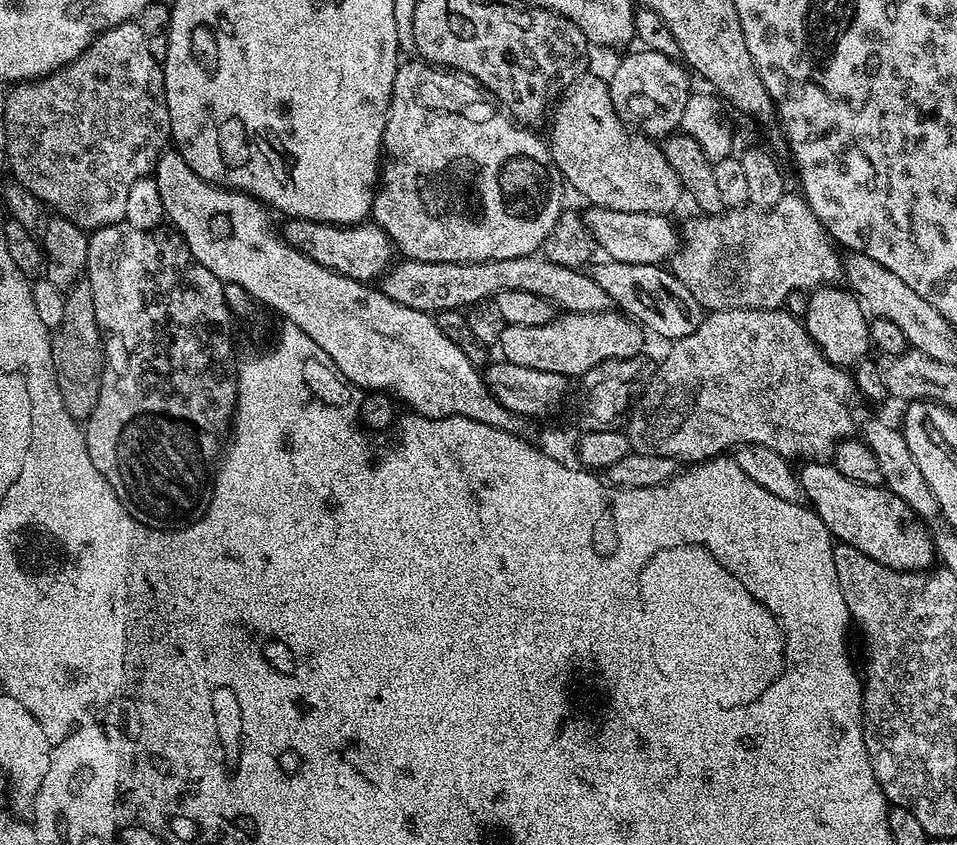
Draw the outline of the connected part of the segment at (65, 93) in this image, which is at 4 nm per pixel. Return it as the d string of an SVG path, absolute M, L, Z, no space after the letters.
M139 23L115 24L105 32L92 38L92 44L86 46L78 58L74 58L66 67L49 76L40 76L37 80L25 80L7 89L8 97L4 100L4 152L8 155L8 168L11 179L17 180L30 194L39 198L41 204L47 206L55 215L64 216L70 222L85 230L105 228L111 224L119 224L126 214L126 198L130 194L130 186L144 176L152 176L156 171L156 163L162 153L169 147L172 139L170 126L170 110L166 102L166 86L161 61L150 54L150 46L146 46L146 34L142 34Z

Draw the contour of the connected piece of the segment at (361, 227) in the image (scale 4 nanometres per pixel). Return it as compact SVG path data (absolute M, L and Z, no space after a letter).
M288 218L283 221L284 241L292 248L306 254L318 266L334 270L346 278L365 282L376 282L388 271L394 260L394 245L391 238L375 222L358 224L327 224L317 220L298 220Z

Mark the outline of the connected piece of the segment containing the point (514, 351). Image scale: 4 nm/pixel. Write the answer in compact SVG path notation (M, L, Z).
M619 310L590 314L564 312L553 315L546 326L505 324L498 351L503 359L518 366L530 366L534 370L546 370L569 378L582 378L591 368L607 360L639 357L639 352L644 348L644 336L645 329Z

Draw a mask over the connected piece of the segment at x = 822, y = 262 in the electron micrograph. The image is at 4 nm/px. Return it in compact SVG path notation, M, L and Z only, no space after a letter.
M786 194L772 208L763 210L751 206L728 208L727 211L719 216L696 214L693 220L685 222L684 228L682 224L682 239L679 241L676 253L671 258L670 271L678 278L678 281L682 282L682 285L686 286L687 290L690 290L704 310L708 312L721 312L722 310L734 310L735 308L780 308L785 303L787 295L794 290L811 293L821 286L835 285L837 283L836 279L841 279L842 256L838 251L837 245L833 243L828 233L820 225L814 210L810 210L810 206L805 202L803 195L795 195Z

